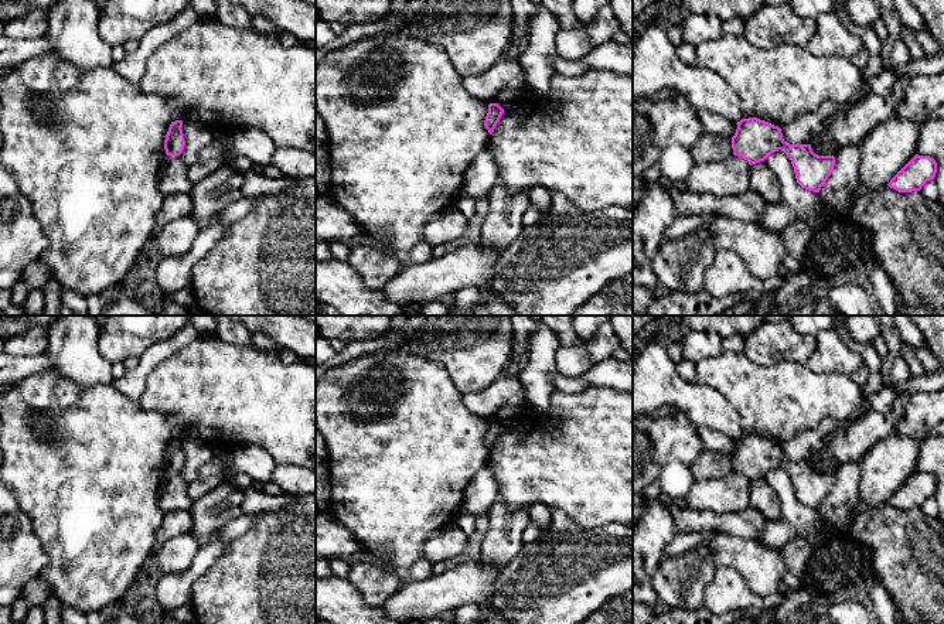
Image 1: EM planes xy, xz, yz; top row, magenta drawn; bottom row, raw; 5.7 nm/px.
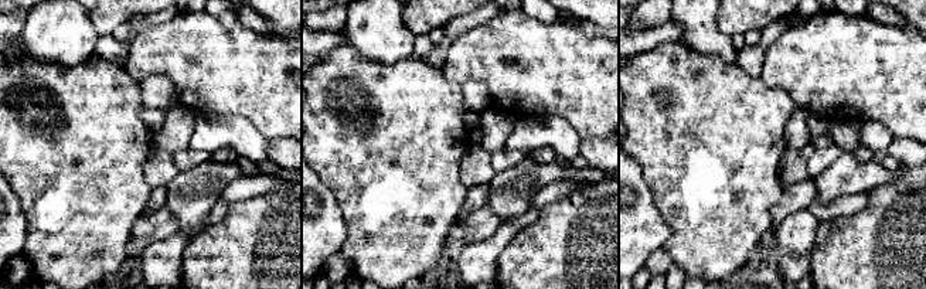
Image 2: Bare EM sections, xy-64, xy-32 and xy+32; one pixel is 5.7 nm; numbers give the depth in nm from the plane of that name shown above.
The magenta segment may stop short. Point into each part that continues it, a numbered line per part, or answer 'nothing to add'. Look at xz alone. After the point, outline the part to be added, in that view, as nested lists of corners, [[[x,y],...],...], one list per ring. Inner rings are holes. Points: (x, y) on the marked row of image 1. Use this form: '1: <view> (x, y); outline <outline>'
nothing to add

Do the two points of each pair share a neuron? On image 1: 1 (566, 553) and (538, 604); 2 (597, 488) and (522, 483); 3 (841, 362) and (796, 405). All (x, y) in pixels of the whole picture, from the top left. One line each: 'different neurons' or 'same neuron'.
1: same neuron
2: same neuron
3: different neurons

